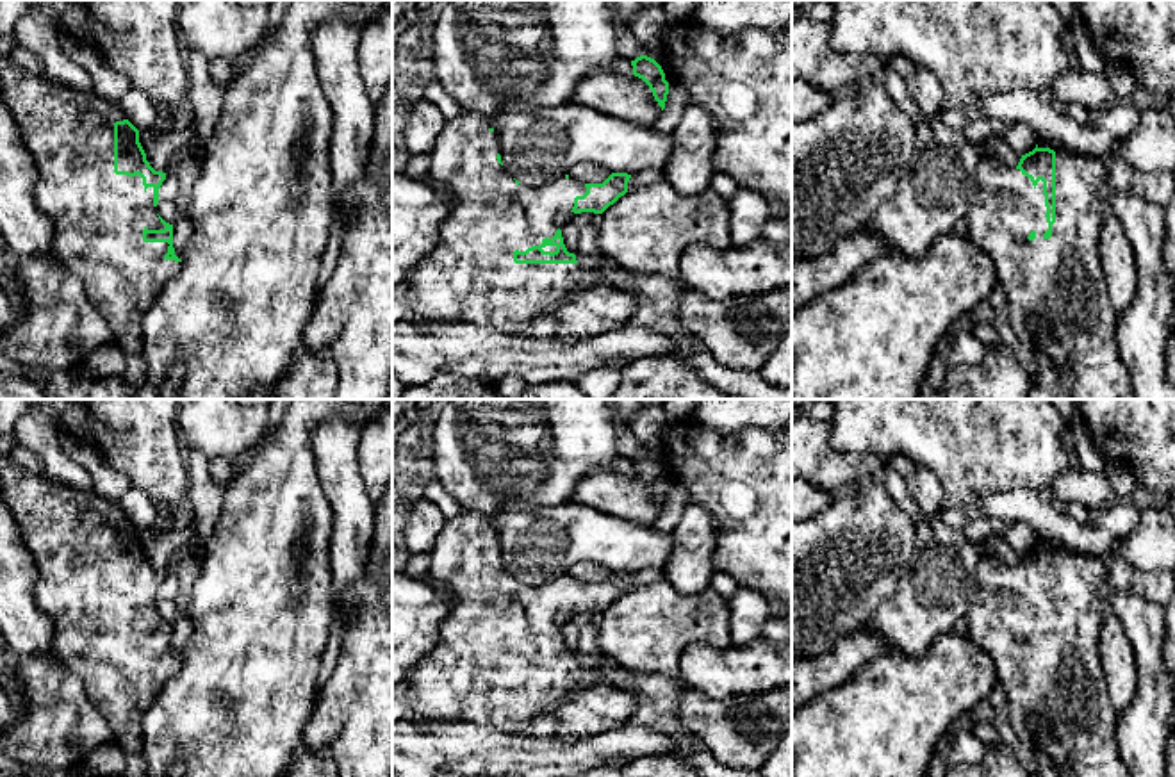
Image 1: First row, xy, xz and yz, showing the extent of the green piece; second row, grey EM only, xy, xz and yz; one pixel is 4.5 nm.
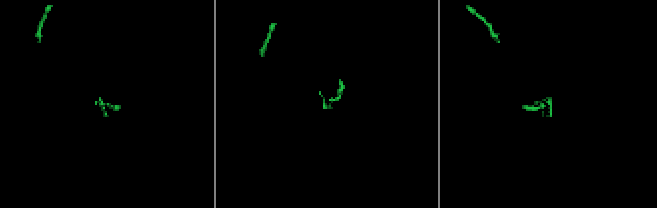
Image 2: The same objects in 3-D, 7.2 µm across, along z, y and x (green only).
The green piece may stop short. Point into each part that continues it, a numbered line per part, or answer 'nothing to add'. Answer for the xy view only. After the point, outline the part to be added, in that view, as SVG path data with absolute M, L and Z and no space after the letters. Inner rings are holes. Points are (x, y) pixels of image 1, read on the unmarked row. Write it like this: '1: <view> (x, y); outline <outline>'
1: xy (98, 615); outline M7 456L0 462L0 497L11 510L39 570L34 599L39 609L53 620L52 654L84 681L89 702L112 727L114 741L125 754L141 754L144 747L143 716L168 681L177 675L182 661L164 658L168 642L143 640L144 627L166 627L153 604L153 586L146 588L139 574L114 572L114 522L127 517L116 501L109 501L94 490L75 490L43 474L30 474Z

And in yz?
1: yz (1058, 679); outline M1072 547L1056 549L1056 622L1047 622L1043 581L1034 586L1020 568L982 554L977 593L965 617L970 638L995 661L1006 690L1004 715L1025 747L1047 750L1063 777L1130 777L1116 743L1116 718L1098 656L1107 608L1107 565Z

